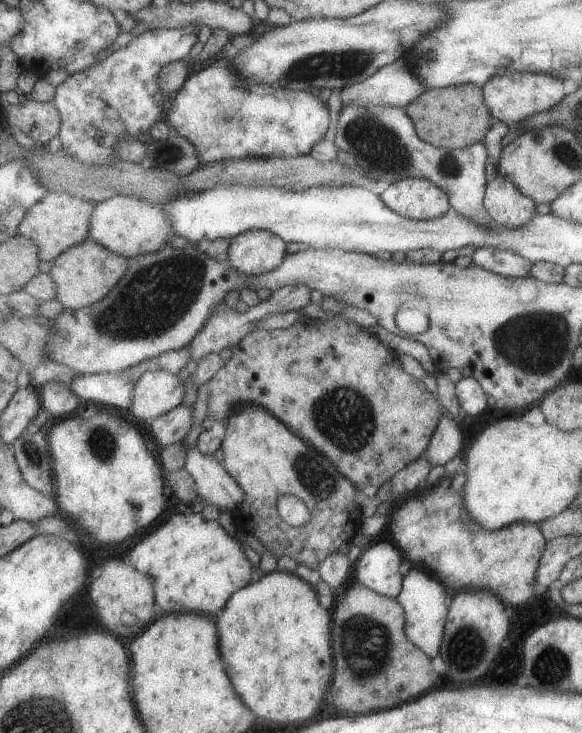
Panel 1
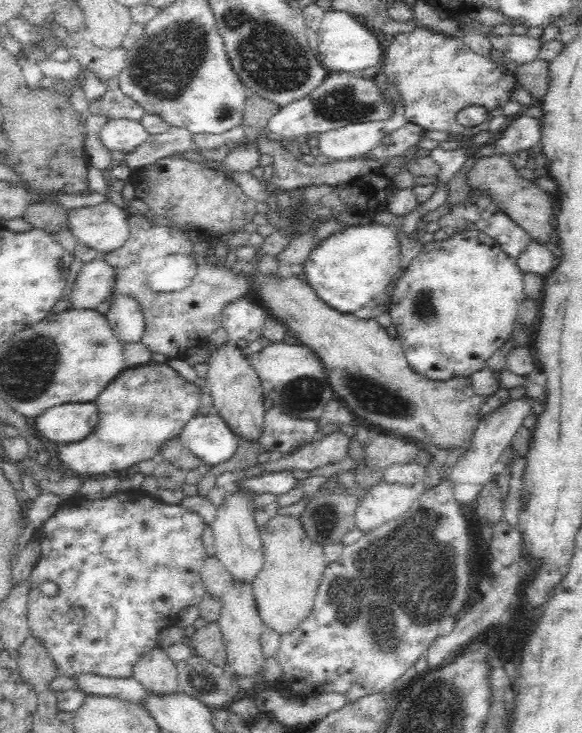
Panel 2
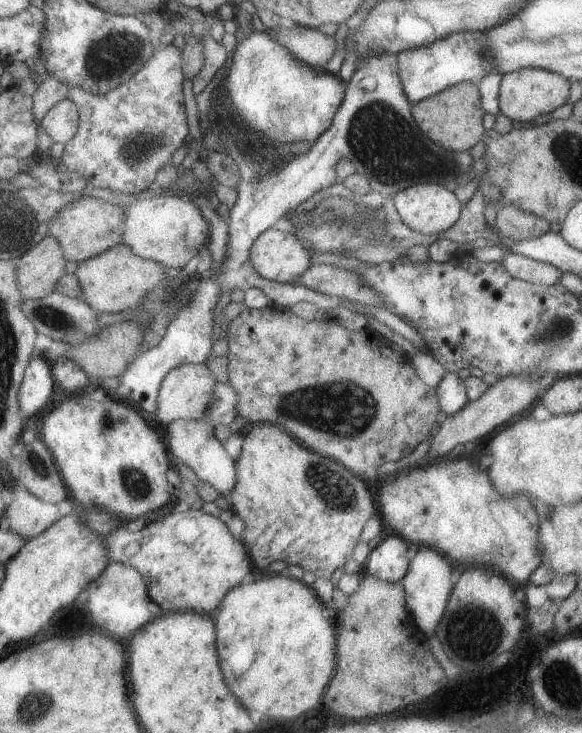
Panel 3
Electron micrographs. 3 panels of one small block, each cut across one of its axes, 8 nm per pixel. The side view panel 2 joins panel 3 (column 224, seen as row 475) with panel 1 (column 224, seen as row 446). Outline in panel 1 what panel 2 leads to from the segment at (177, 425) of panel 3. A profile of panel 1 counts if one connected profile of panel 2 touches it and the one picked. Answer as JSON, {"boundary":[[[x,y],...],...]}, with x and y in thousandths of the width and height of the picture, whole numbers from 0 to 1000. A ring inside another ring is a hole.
{"boundary":[[[340,608],[320,610],[323,614],[323,629],[320,640],[332,648],[338,656],[345,679],[354,682],[356,688],[366,688],[373,693],[388,693],[399,701],[405,690],[412,690],[421,682],[421,671],[414,662],[400,652],[400,648],[380,633],[366,621],[352,619]]]}

